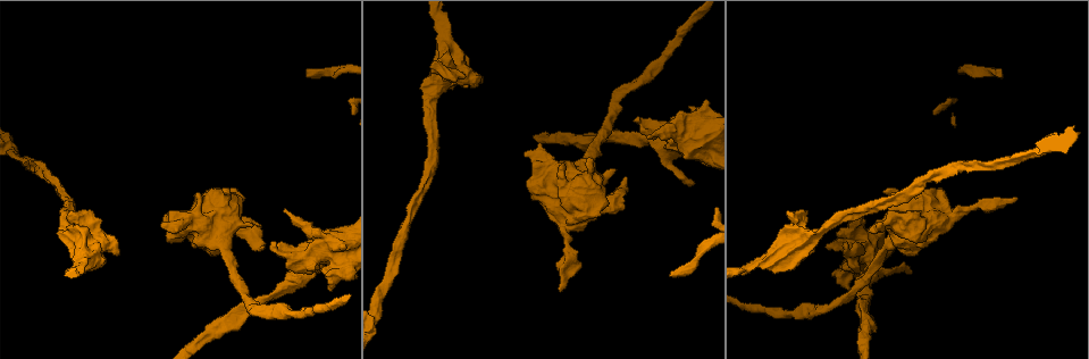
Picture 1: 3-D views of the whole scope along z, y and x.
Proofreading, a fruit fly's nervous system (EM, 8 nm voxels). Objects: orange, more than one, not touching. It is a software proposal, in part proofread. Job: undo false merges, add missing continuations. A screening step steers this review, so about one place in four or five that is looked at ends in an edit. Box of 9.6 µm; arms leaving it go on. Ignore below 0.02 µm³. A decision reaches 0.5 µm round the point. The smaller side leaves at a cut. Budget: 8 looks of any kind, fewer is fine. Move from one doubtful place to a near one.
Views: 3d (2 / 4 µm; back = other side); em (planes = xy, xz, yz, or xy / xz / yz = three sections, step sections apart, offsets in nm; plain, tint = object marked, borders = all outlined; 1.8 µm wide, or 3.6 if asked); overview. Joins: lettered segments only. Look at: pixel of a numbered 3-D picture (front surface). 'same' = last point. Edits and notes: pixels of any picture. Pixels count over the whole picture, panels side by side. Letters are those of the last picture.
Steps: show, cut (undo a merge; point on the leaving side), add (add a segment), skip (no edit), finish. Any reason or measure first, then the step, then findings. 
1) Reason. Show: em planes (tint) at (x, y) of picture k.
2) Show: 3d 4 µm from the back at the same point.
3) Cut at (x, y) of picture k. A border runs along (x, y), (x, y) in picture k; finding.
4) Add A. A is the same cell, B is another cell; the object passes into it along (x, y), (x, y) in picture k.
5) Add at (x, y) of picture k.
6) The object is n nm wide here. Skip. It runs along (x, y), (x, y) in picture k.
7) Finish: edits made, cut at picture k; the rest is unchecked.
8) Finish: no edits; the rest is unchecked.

Free end. Show: 3d 4 µm at (1001, 76) of picture 1.

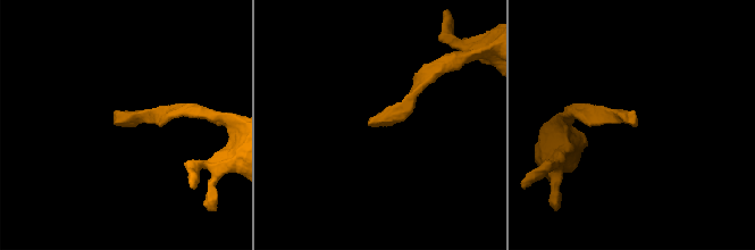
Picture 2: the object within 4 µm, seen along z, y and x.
Show: em planes (borders) at (116, 124) of picture 2.

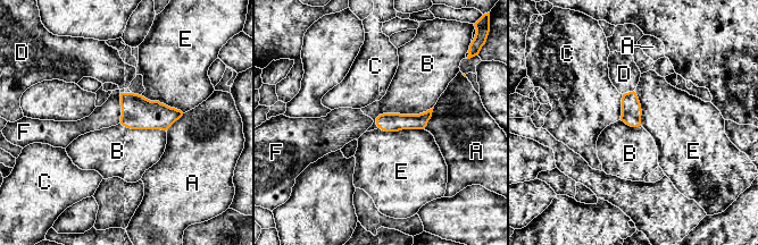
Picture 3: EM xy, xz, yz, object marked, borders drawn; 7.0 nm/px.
The longest contact is with B, 440 nm. Add F. F is the same cell, A, B, C, D and E are other cells; it goes on there.

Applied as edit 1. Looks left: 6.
Free end. Show: 3d 2 µm at (284, 211) of picture 1.

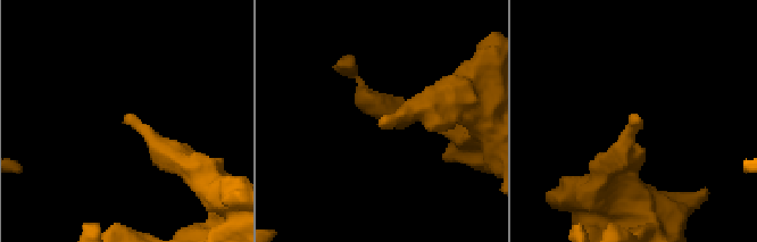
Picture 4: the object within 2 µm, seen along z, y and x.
Need the tissue. Show: em yz step 16 (tint) at (379, 124) of picture 4.

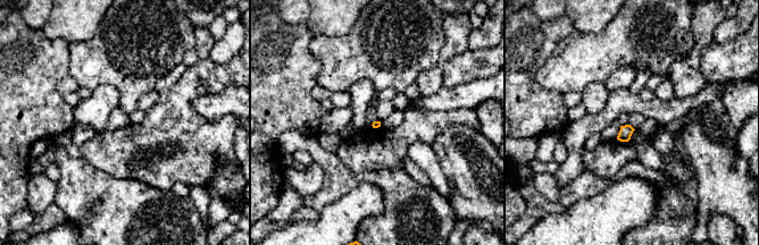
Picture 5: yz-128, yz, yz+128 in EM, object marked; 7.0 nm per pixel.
Cut it another way. Show: em planes (borders) at the same point.

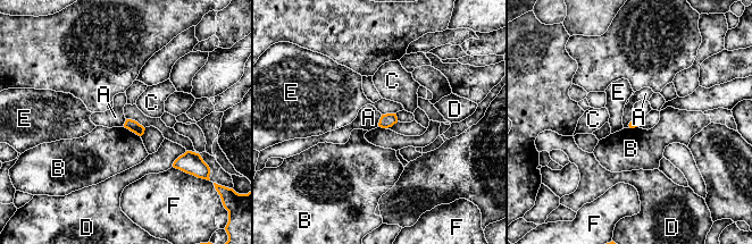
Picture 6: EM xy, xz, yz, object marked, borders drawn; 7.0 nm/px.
Skip. A, B, C, D, E and F are other cells; a border runs along (382, 115), (378, 126) in picture 6; none of them fits.

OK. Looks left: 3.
Free end. Show: em planes (borders) at (563, 289) of picture 1.

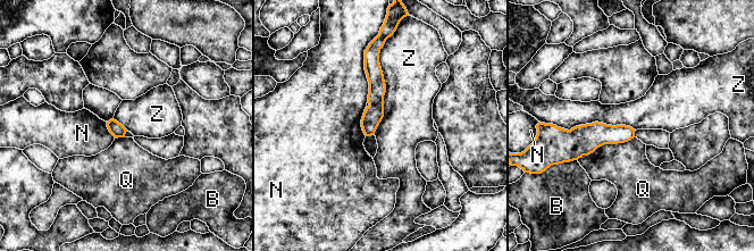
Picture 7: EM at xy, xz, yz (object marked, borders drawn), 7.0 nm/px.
Skip. B, N, Q and Z are other cells; a border runs along (382, 48), (384, 116), (374, 133) in picture 7; no lettered segment goes on from it.

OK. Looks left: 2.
Finish: edits made, add at picture 3; the rest is unchecked.

